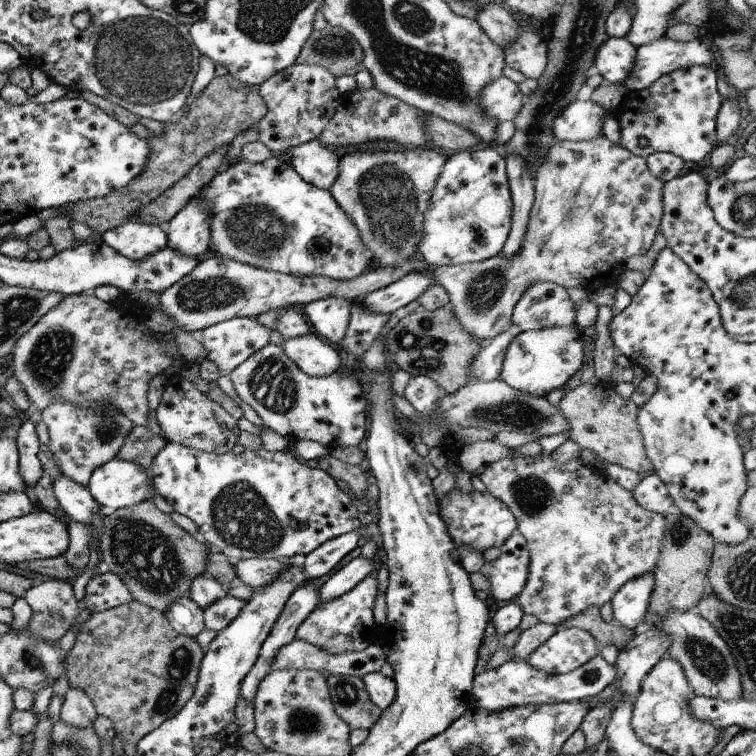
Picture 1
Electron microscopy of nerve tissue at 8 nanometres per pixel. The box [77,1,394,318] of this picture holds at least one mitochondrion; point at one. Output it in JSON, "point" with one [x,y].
{"point":[139,61]}

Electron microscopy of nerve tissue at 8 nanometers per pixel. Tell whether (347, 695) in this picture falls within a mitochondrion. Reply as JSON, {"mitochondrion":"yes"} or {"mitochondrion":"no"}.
{"mitochondrion":"yes"}

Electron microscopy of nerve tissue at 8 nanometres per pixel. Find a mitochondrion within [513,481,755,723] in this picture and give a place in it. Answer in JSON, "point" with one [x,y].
{"point":[711,660]}

